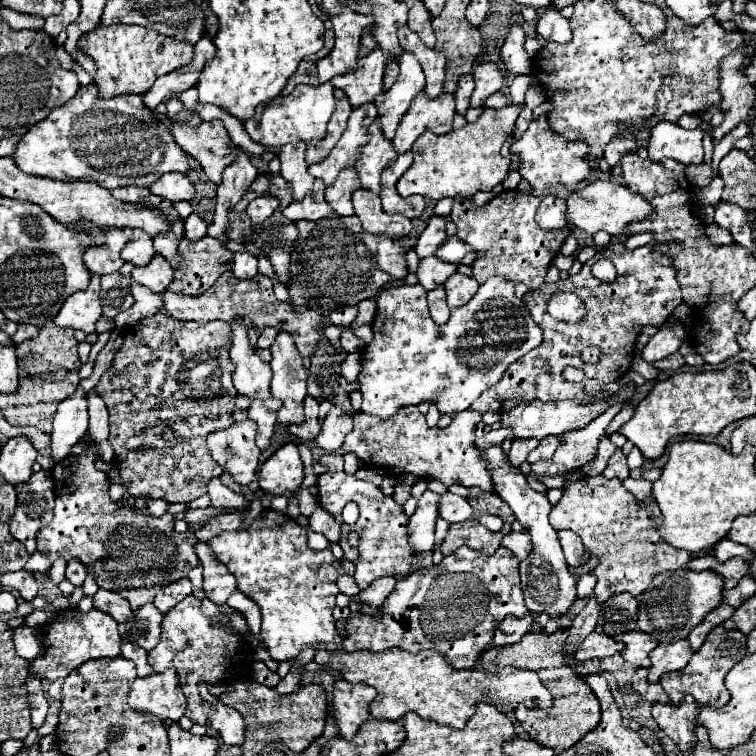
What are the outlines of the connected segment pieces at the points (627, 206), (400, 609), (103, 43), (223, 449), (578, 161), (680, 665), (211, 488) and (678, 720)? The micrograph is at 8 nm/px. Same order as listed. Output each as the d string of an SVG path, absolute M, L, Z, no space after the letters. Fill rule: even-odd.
M618 179L594 181L594 183L586 185L582 191L572 193L568 197L568 211L566 211L566 219L572 225L576 225L578 229L586 231L588 235L594 235L598 231L606 231L612 237L624 235L624 229L628 223L642 221L644 217L650 217L650 215L652 215L652 205L648 205L648 201L644 201L644 197L630 191Z
M462 546L444 557L440 565L400 577L376 615L352 613L346 619L346 639L342 645L346 651L400 647L418 653L432 649L442 653L454 669L474 669L480 653L492 645L496 625L508 615L528 615L520 589L518 563L518 557L502 547L494 555L486 555ZM440 573L468 573L476 581L436 581Z
M134 25L96 27L94 31L80 37L78 49L84 55L94 59L94 63L96 63L94 85L98 87L98 93L104 99L118 97L124 93L142 95L152 87L156 77L188 65L194 57L190 43L180 43L180 41L160 35L152 29L134 27Z
M234 423L224 431L208 435L212 457L232 473L234 481L242 487L250 485L260 465L260 449L256 447L256 423Z
M540 115L536 119L532 119L528 131L516 141L512 143L510 151L518 157L520 161L520 175L532 185L532 189L536 193L546 193L558 185L576 185L580 181L584 181L586 177L590 177L592 167L586 161L588 155L588 145L582 141L568 141L566 137L560 137L550 125L548 125L548 117Z
M686 639L682 641L674 641L674 643L660 643L652 653L650 653L650 661L652 661L652 667L648 669L650 675L648 675L648 681L650 683L656 683L660 681L660 677L664 673L670 673L670 671L680 671L688 665L690 657L692 657L692 647Z
M212 479L208 483L208 495L212 501L212 507L216 509L230 509L230 511L248 511L248 501L244 495L234 493L228 489L220 479Z
M688 695L680 705L662 705L652 707L652 717L660 729L678 745L682 753L692 751L696 745L696 701Z

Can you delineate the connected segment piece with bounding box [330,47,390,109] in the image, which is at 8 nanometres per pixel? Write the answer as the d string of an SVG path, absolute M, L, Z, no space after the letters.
M376 47L370 55L358 61L358 69L350 71L346 75L334 77L330 83L336 89L342 89L350 101L350 105L356 109L360 105L366 105L368 101L374 101L378 93L384 91L382 75L384 67L390 61L386 53L382 53L380 47Z

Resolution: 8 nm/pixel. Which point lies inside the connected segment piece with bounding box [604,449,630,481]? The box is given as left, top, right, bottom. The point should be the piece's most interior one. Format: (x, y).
(617, 467)

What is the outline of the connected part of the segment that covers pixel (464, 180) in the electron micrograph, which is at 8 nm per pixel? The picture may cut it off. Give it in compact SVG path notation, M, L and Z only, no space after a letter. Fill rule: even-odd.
M506 105L504 109L484 109L482 117L474 123L466 123L462 129L448 135L422 133L414 143L414 163L408 173L398 181L398 193L402 197L422 195L428 199L444 197L472 197L478 191L492 191L498 183L504 183L510 169L510 159L500 155L500 147L512 133L522 107Z

